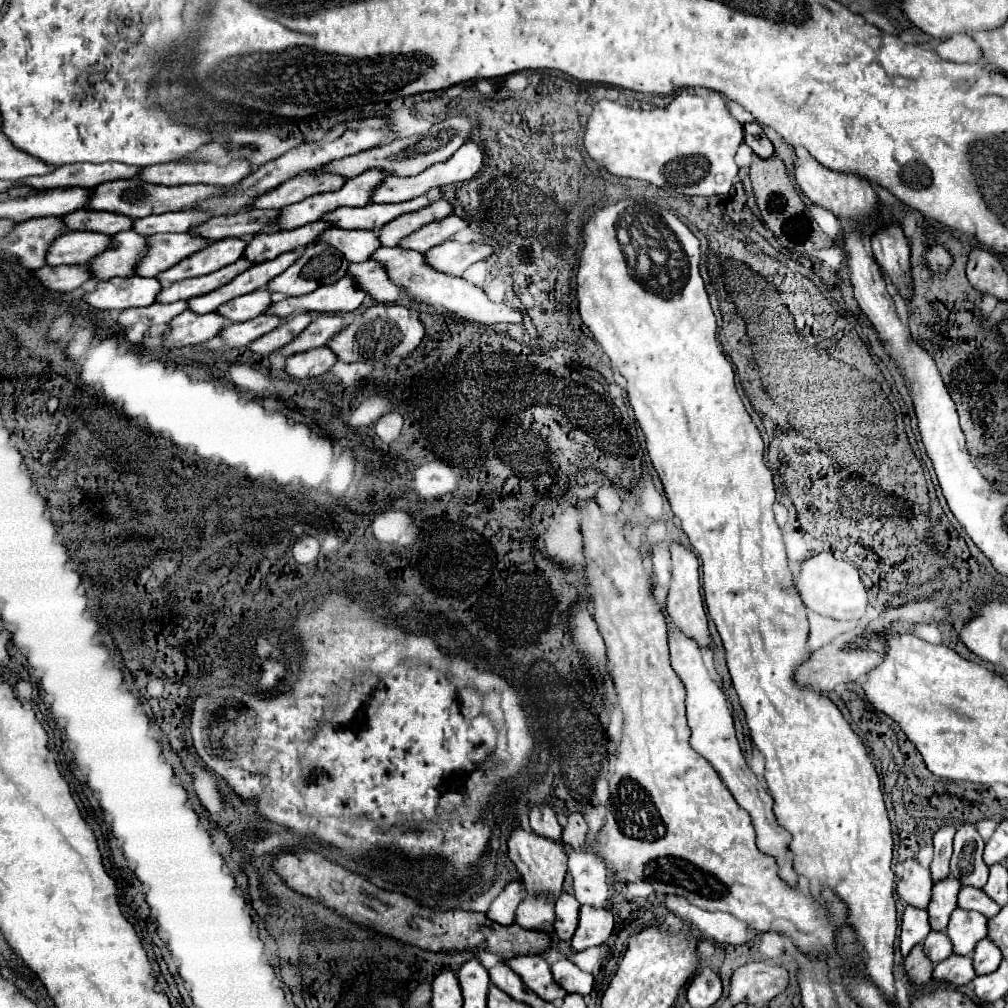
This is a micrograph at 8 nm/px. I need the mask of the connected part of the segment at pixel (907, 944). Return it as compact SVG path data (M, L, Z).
M908 906L902 914L902 924L900 924L900 952L902 952L902 956L908 956L908 952L916 944L924 942L928 932L930 932L930 924L928 924L926 910Z

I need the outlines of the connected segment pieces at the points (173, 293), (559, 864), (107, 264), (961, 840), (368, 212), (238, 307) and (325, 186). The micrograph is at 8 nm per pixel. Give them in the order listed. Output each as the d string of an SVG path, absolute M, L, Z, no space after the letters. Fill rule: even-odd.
M240 258L238 262L234 262L230 266L224 266L222 270L216 270L212 274L190 278L190 280L186 278L182 282L174 282L170 286L164 286L158 292L156 302L168 304L168 302L178 302L178 300L188 300L188 298L196 298L196 296L208 294L208 292L212 292L212 290L228 284L232 278L236 278L238 274L242 274L250 266L252 266L252 262L246 262L244 258Z
M518 828L512 832L512 836L508 840L508 856L516 864L530 896L546 896L552 900L556 900L560 896L564 874L566 874L566 854L564 854L562 844L552 842L542 836L534 836L534 832L530 832L530 830Z
M134 230L114 234L110 246L88 262L90 274L96 280L108 280L114 276L134 276L134 266L146 250L146 236L136 234Z
M964 824L954 836L954 854L950 860L950 874L962 882L962 886L982 888L988 880L988 866L982 860L984 840L972 824Z
M418 196L414 200L398 202L398 204L366 204L362 208L338 208L320 218L322 222L330 222L334 228L362 228L362 230L380 230L384 224L394 220L404 212L414 212L428 206L430 200L426 196Z
M256 290L222 304L220 310L216 312L228 318L230 322L246 322L246 320L252 320L254 316L260 316L270 306L270 302L272 300L266 290Z
M304 172L296 178L286 180L284 184L276 186L274 190L254 198L252 206L254 208L274 208L280 210L288 204L296 204L302 202L308 196L314 194L322 194L322 192L334 192L338 188L342 188L342 184L346 182L346 178L338 176L338 174L320 174L314 176L310 172Z

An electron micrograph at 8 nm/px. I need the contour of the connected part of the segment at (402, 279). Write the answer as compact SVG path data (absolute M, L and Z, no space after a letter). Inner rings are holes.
M394 246L394 248L378 248L378 250L374 252L374 258L370 258L370 260L382 262L382 266L386 266L386 272L390 272L392 282L394 282L396 286L402 286L402 290L404 290L412 300L416 300L416 302L420 302L420 304L428 304L428 306L440 308L442 312L448 312L448 314L452 314L454 318L458 318L458 320L462 320L462 322L476 322L476 324L486 324L486 326L490 326L490 324L494 322L494 318L490 318L490 316L494 314L494 312L490 310L490 300L486 298L486 294L484 294L480 288L476 288L474 284L470 284L470 282L466 282L466 280L462 280L462 278L456 278L456 276L450 276L450 274L442 274L442 272L430 268L430 266L426 264L426 258L422 258L420 252L402 250L402 248L396 248L396 246Z

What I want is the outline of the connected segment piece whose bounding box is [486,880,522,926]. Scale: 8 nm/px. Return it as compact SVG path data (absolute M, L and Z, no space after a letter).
M514 880L510 882L500 896L492 902L490 910L488 910L488 918L502 924L502 926L510 926L514 922L514 912L518 908L518 904L522 902L522 882Z

